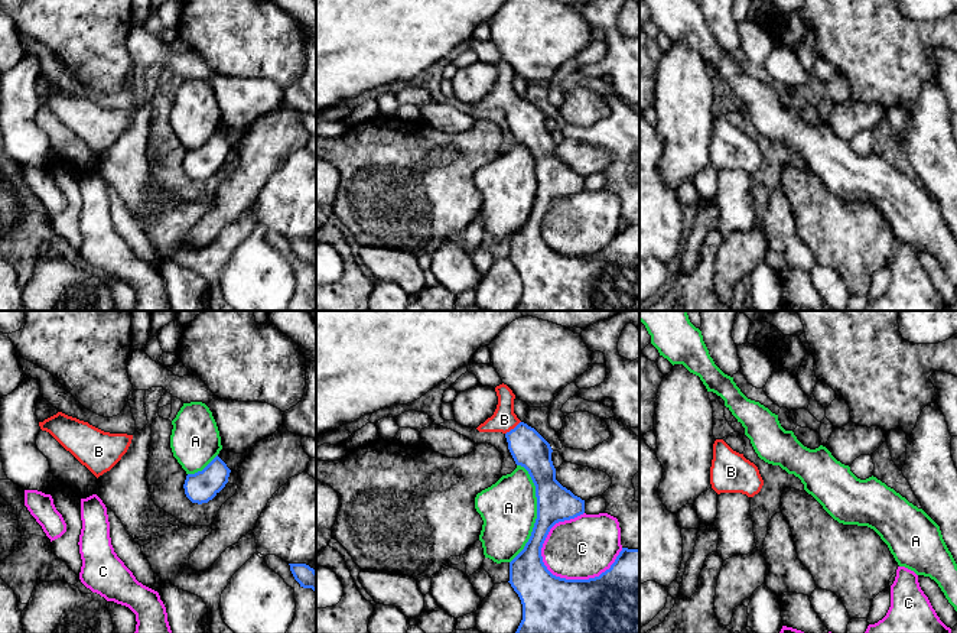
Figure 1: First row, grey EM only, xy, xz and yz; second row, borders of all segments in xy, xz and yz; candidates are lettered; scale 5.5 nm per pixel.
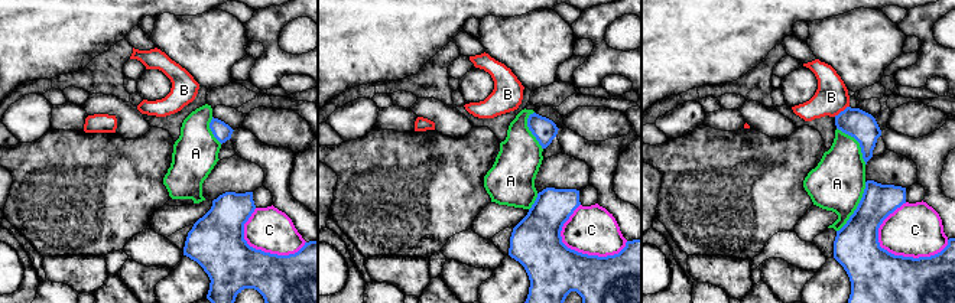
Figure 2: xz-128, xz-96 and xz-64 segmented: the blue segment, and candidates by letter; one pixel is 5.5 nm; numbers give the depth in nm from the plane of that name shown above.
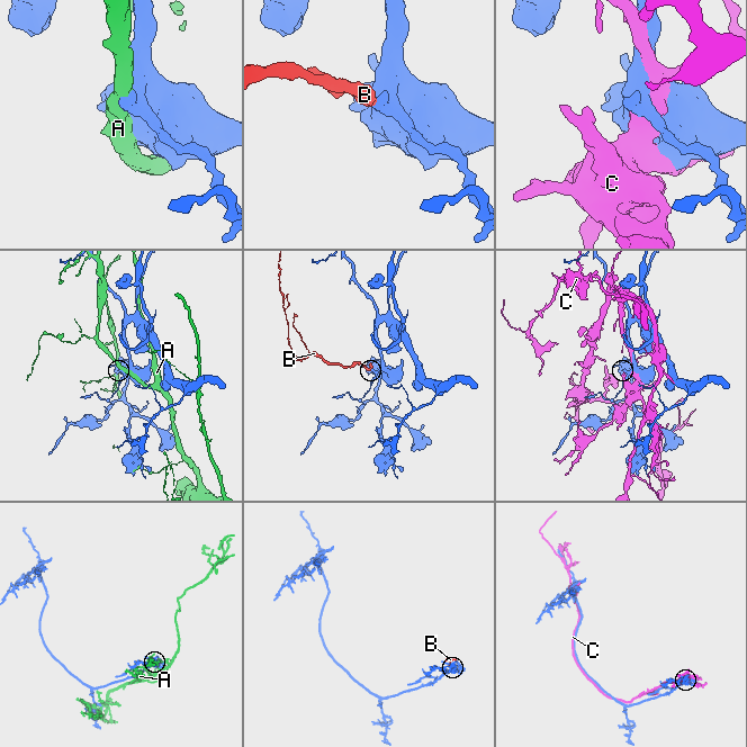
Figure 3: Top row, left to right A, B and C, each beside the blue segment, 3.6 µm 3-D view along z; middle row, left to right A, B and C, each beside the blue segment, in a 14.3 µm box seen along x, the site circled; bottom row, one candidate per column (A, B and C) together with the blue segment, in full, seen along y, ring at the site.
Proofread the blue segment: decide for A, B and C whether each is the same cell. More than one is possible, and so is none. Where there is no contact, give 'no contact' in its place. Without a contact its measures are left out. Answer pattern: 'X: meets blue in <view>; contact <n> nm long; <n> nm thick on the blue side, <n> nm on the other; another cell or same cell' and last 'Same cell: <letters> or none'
A: meets blue in xz; contact 550 nm long; 200 nm thick on the blue side, 320 nm on the other; another cell
B: meets blue in xz; contact 120 nm long; 200 nm thick on the blue side, 140 nm on the other; same cell
C: meets blue in xz; contact 460 nm long; 360 nm thick on the blue side, 340 nm on the other; another cell
Same cell: B

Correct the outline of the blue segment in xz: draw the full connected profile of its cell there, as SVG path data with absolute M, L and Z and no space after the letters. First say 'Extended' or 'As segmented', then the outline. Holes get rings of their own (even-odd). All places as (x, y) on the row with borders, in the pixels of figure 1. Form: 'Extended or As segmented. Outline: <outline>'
Extended. Outline: M507 384L495 387L498 405L479 432L502 432L517 465L524 467L537 497L537 519L524 549L510 562L510 584L523 604L523 620L515 633L639 633L639 549L622 548L609 569L589 580L553 575L543 562L541 548L550 529L585 513L585 500L556 480L550 444L514 413L515 395Z

